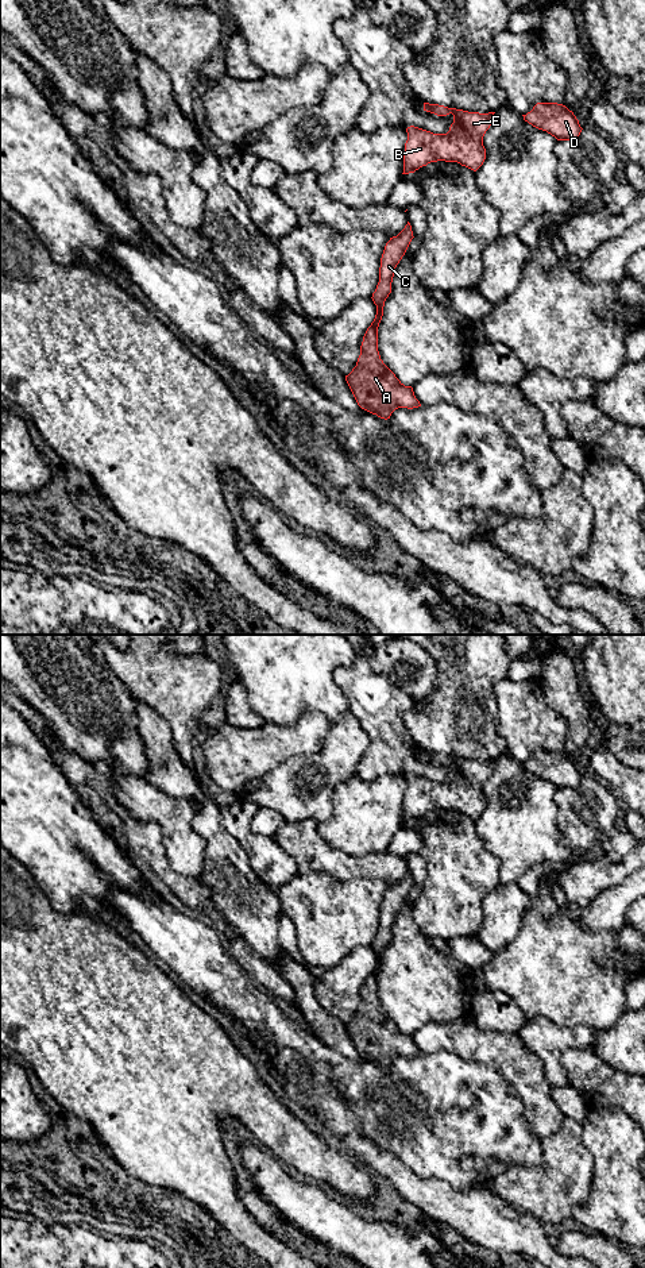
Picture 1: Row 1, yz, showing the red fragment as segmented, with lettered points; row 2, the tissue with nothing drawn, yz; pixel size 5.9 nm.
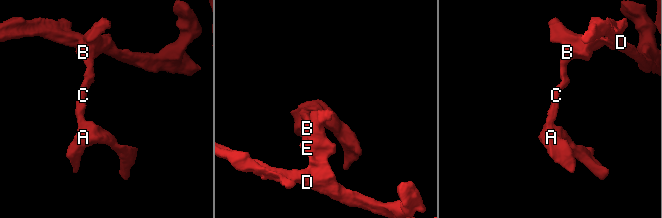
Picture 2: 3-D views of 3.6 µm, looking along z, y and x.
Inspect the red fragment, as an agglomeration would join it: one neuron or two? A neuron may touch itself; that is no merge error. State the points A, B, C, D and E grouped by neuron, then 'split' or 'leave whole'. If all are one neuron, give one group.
A B C D E; leave whole

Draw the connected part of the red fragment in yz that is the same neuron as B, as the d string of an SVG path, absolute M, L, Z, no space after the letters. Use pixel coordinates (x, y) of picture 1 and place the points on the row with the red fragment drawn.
M424 103L424 111L437 116L453 115L453 123L447 134L410 126L403 153L403 173L414 173L430 162L457 162L476 171L486 159L483 136L490 128L494 113L468 112L439 104Z

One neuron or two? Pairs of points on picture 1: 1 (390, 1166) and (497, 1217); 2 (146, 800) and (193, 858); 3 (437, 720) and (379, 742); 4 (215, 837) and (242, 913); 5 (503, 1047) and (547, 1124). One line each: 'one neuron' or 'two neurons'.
1: one neuron
2: one neuron
3: two neurons
4: one neuron
5: one neuron

